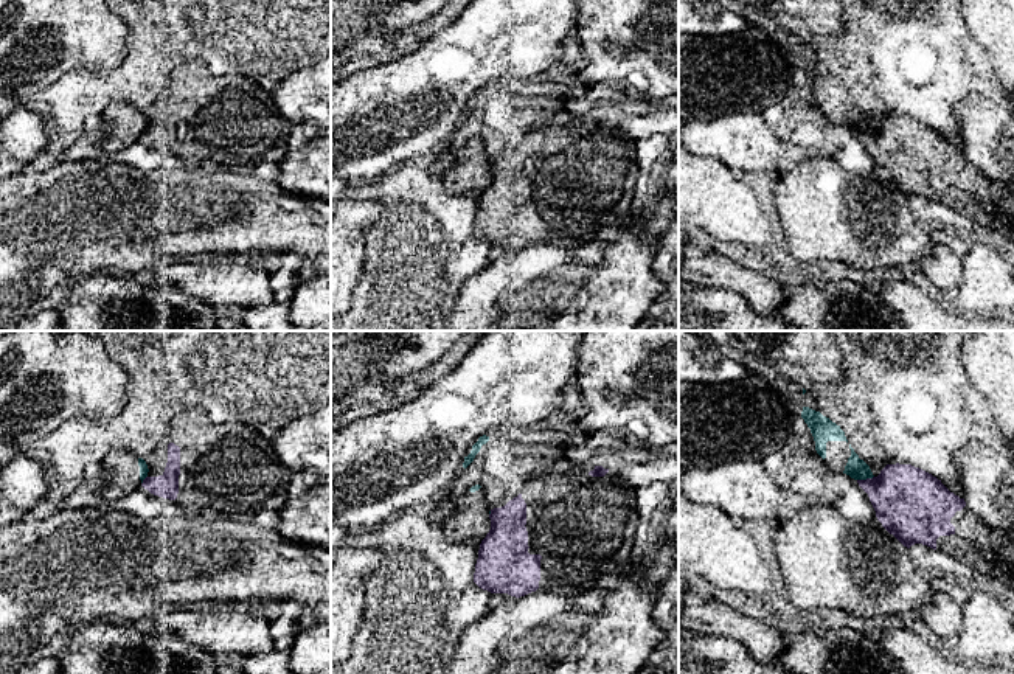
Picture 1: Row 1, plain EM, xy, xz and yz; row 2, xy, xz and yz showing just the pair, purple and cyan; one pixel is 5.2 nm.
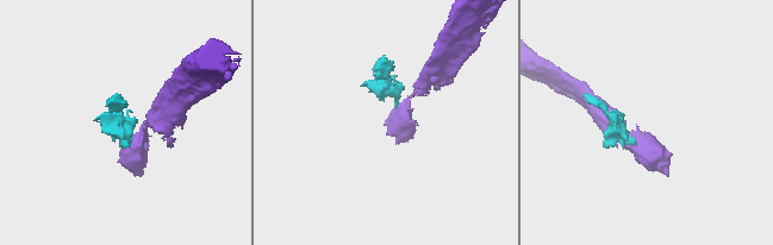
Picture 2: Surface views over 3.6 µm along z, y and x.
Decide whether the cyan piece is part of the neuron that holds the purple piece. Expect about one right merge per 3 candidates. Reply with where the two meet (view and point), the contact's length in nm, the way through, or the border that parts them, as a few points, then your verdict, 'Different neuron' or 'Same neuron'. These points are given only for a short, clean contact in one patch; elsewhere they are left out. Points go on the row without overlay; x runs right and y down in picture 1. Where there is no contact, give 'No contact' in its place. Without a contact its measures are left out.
Touches purple at yz (867, 131). Shared border 90 nm. Different neuron

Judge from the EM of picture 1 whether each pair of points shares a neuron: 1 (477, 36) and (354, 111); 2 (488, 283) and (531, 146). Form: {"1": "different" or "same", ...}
{"1": "same", "2": "different"}

